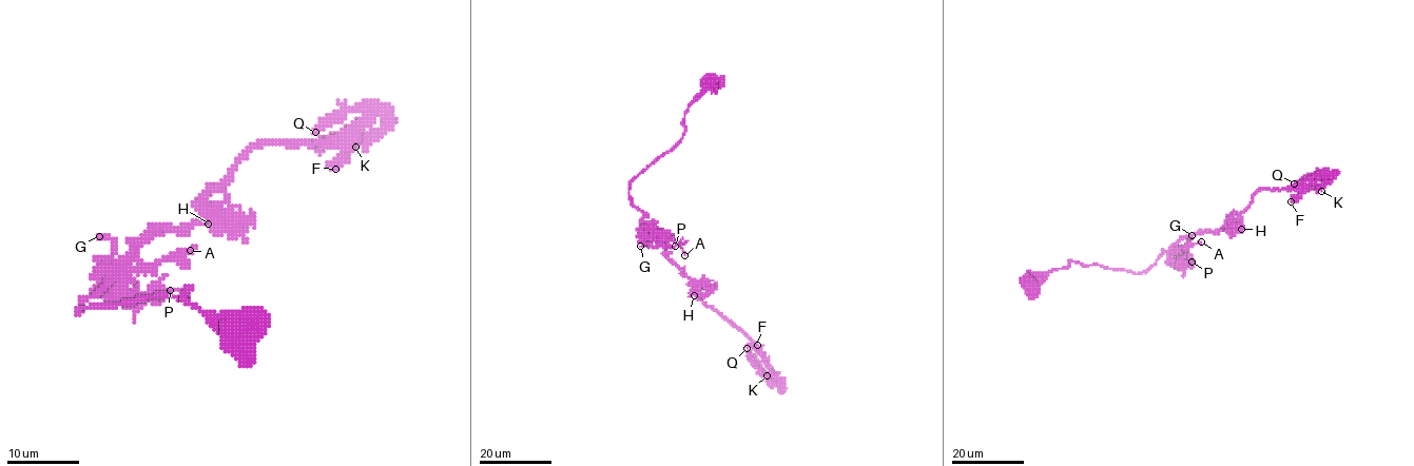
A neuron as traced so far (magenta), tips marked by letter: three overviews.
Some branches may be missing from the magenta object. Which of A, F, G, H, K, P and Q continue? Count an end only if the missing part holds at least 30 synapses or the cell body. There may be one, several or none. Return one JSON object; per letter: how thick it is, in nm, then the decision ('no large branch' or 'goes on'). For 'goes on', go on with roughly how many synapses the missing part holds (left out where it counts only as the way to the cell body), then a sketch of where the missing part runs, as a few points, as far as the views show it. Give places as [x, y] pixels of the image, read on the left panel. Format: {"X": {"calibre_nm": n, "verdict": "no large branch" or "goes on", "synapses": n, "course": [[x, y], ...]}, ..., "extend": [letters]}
{"A": {"calibre_nm": 200, "verdict": "no large branch"}, "F": {"calibre_nm": 550, "verdict": "no large branch"}, "G": {"calibre_nm": 190, "verdict": "no large branch"}, "H": {"calibre_nm": 190, "verdict": "no large branch"}, "K": {"calibre_nm": 260, "verdict": "no large branch"}, "P": {"calibre_nm": 140, "verdict": "no large branch"}, "Q": {"calibre_nm": 360, "verdict": "no large branch"}, "extend": []}

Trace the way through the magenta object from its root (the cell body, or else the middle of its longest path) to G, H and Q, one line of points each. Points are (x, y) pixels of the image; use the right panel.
G: (1030, 284), (1035, 285), (1053, 270), (1065, 269), (1071, 260), (1141, 273), (1163, 251), (1182, 247), (1192, 235)
H: (1030, 284), (1071, 260), (1141, 273), (1184, 237), (1237, 221), (1241, 229)
Q: (1030, 284), (1071, 260), (1144, 272), (1184, 237), (1227, 228), (1261, 189), (1291, 189), (1322, 173), (1294, 183)

